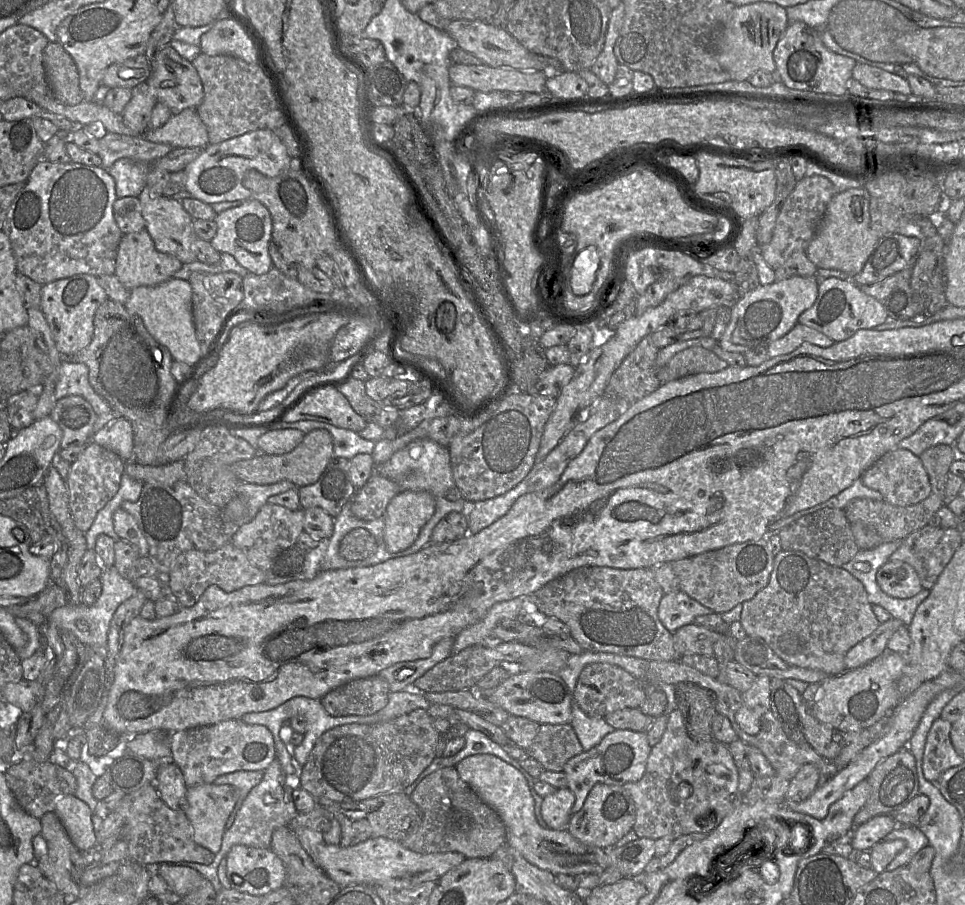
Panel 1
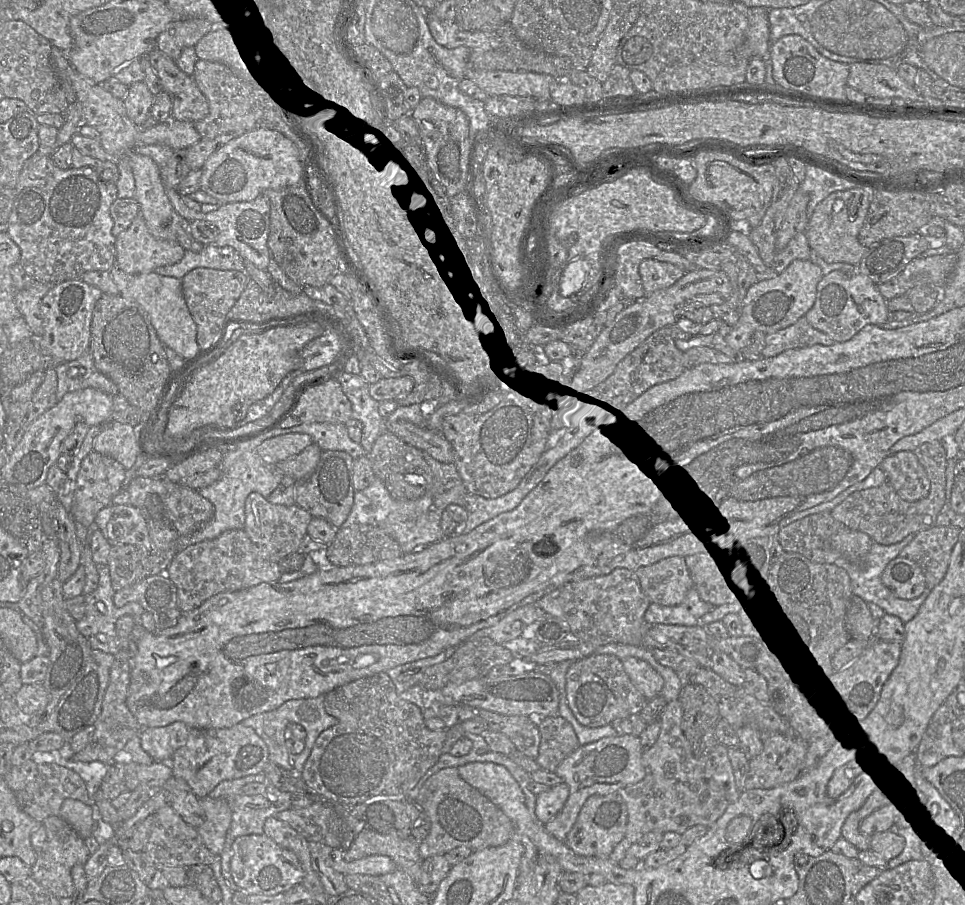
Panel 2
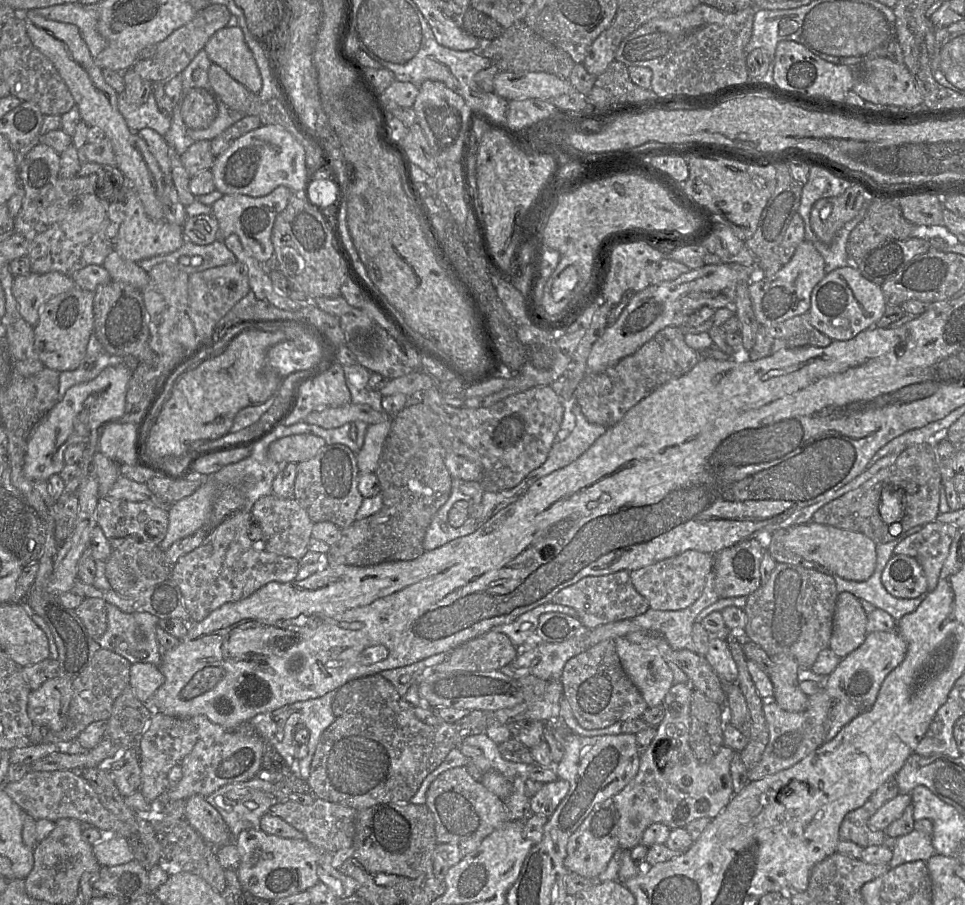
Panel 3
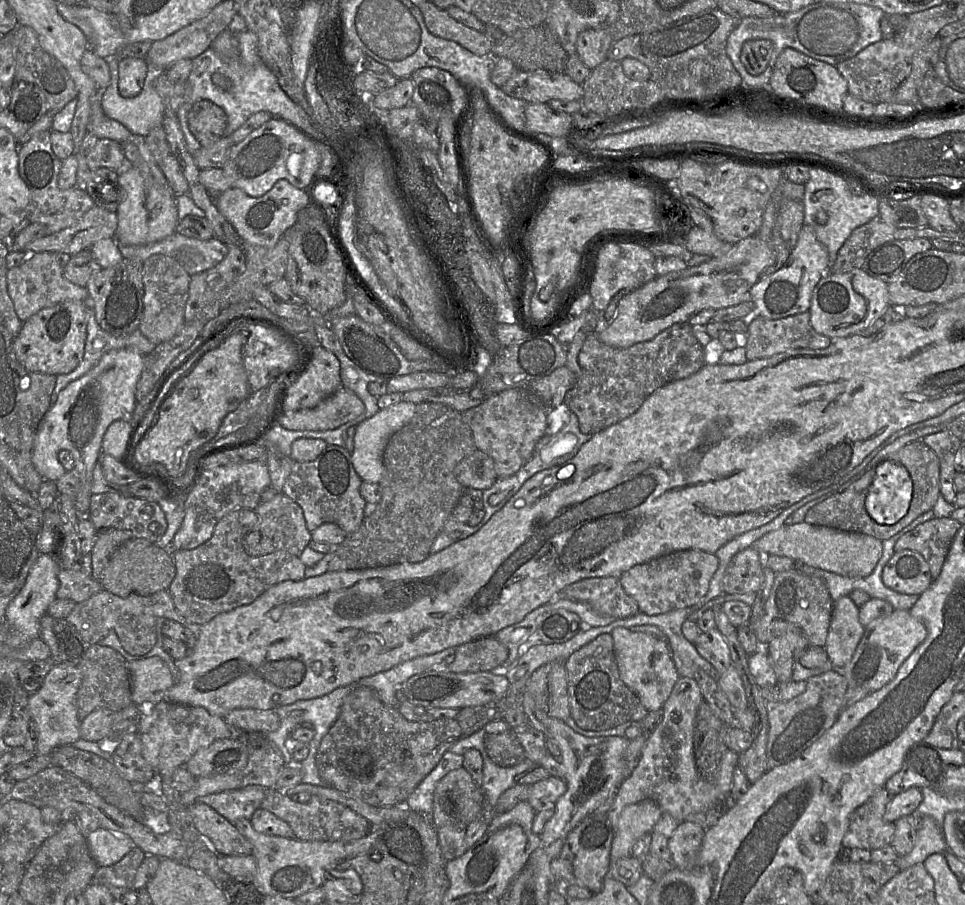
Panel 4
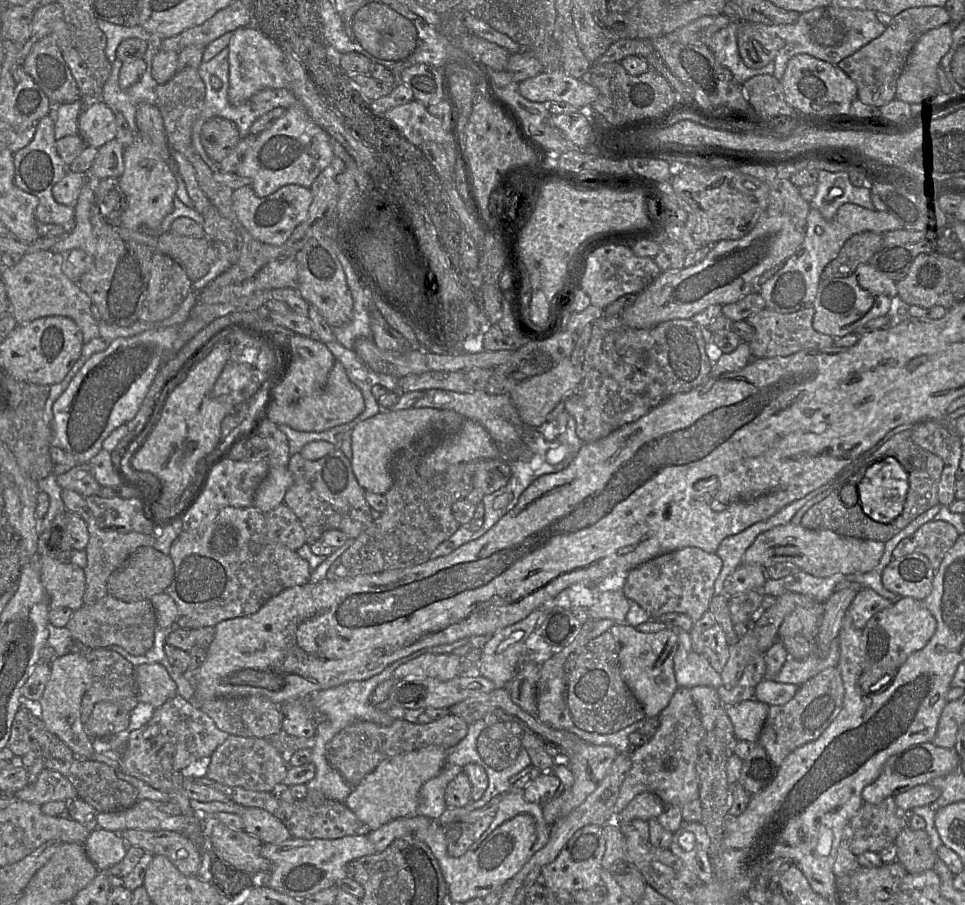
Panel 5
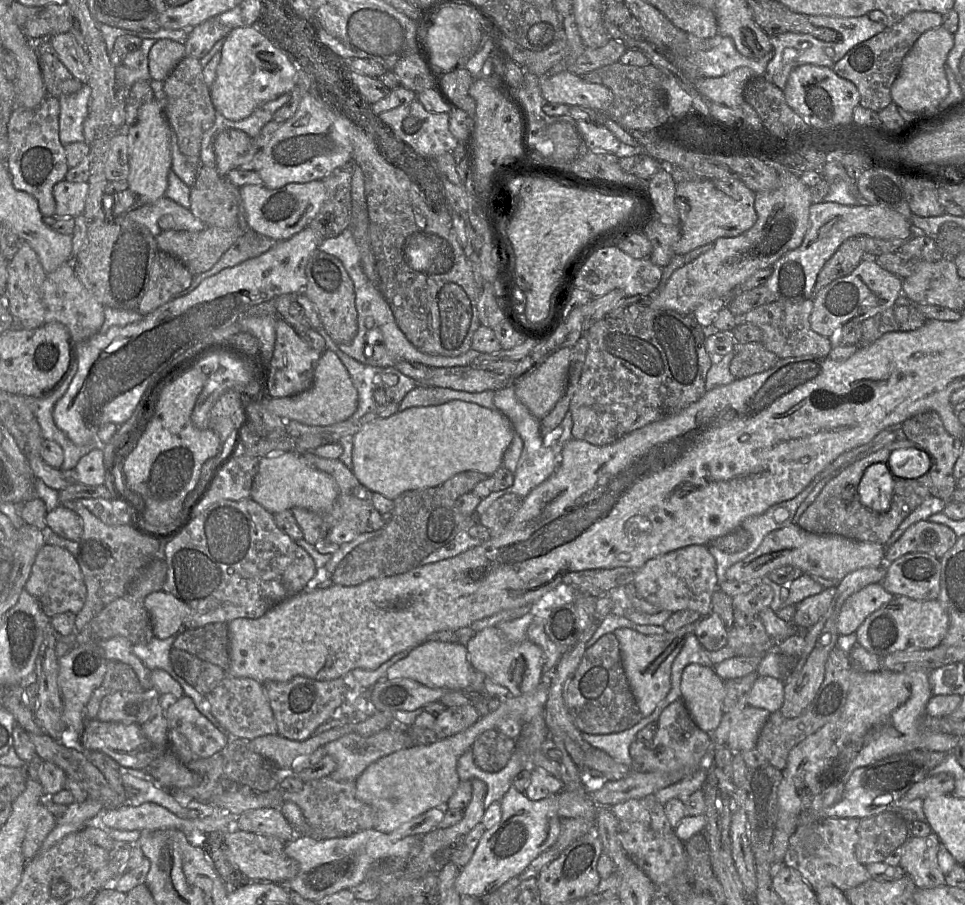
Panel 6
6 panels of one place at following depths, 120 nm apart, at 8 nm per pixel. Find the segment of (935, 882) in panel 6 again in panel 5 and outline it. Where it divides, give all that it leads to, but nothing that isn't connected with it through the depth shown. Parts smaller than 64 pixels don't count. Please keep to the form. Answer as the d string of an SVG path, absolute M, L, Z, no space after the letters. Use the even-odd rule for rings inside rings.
M905 827L894 842L897 847L897 861L907 874L918 874L933 870L936 852L931 848L930 839L925 830L912 830Z

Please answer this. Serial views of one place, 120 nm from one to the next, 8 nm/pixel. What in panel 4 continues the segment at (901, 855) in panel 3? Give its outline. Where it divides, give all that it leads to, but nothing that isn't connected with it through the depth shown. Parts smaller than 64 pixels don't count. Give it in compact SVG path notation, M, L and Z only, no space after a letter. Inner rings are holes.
M922 816L923 826L917 831L915 845L911 852L904 856L898 856L896 865L900 870L905 870L918 863L924 863L932 854L944 853L947 845L941 828L931 816Z

